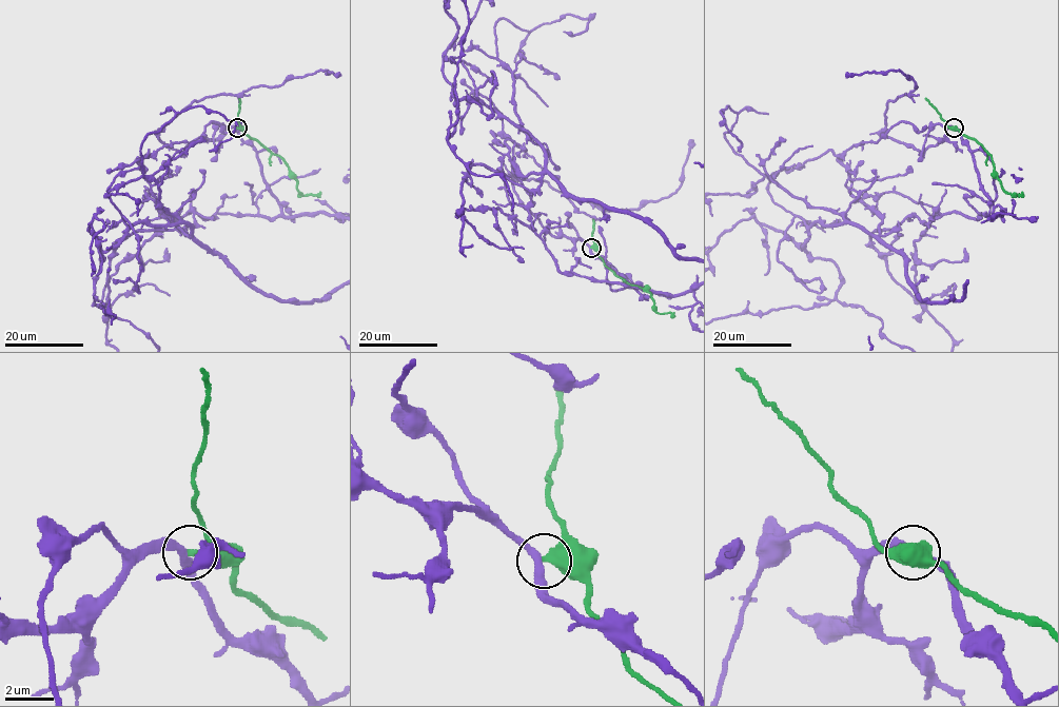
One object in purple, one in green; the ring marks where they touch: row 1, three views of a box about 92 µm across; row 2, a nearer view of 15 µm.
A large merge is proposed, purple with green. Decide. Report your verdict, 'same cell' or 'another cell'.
another cell

